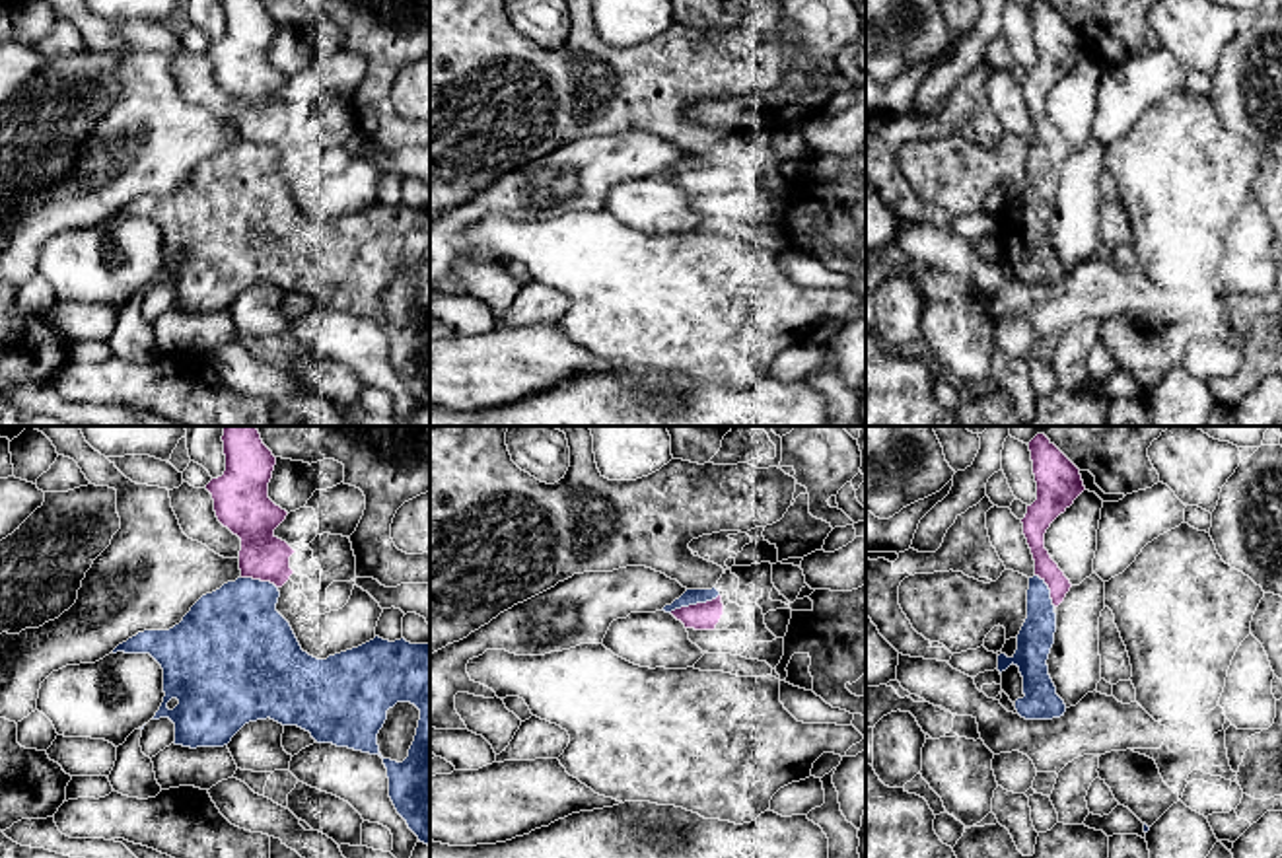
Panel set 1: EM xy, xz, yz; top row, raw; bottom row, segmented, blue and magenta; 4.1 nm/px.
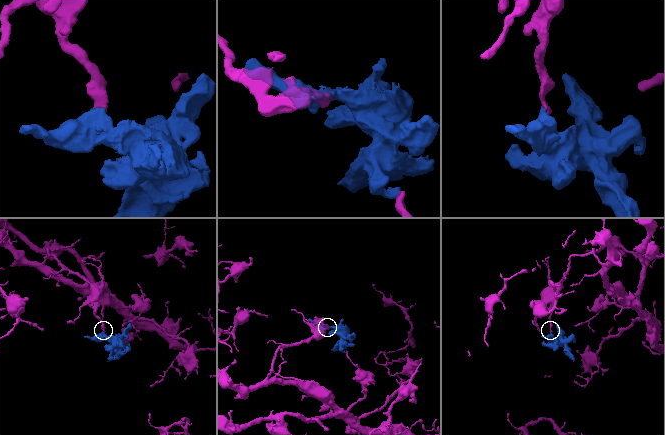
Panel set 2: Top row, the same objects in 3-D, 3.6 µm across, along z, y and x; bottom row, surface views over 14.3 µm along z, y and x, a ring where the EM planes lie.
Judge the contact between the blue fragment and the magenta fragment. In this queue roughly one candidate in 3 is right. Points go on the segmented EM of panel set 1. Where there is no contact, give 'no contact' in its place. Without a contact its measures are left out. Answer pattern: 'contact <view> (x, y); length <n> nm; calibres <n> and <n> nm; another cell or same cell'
contact xz (693, 604); length 220 nm; calibres 60 and 110 nm; another cell

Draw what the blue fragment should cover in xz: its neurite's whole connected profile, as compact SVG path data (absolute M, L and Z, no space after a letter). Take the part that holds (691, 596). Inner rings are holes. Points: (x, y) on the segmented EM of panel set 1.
M712 588L712 590L687 590L679 599L675 599L671 605L665 605L661 611L671 613L681 607L712 601L718 595L720 595L720 591L716 588Z

